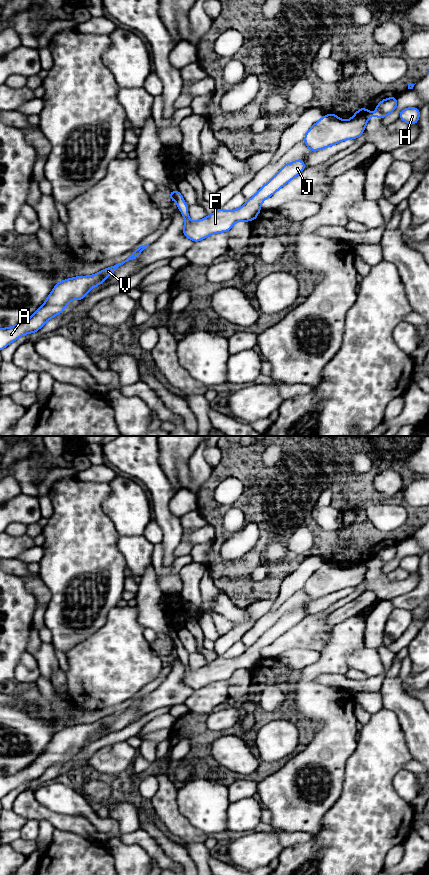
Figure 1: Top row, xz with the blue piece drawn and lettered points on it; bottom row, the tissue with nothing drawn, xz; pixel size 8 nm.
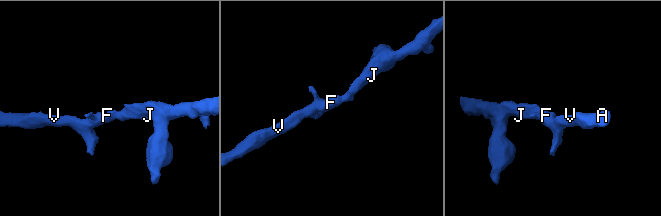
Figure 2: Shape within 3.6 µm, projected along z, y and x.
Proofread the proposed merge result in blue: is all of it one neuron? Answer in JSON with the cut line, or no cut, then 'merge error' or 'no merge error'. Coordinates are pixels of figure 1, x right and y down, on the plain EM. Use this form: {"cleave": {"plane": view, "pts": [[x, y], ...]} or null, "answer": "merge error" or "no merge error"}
{"cleave": null, "answer": "no merge error"}

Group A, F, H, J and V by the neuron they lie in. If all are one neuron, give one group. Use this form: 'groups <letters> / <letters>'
groups A F H J V

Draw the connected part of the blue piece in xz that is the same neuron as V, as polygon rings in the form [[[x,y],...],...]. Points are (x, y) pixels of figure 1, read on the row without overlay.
[[[140,694],[136,696],[122,711],[105,716],[91,724],[77,724],[58,729],[47,748],[32,764],[15,774],[0,776],[0,799],[21,784],[38,780],[48,768],[61,762],[71,748],[83,748],[92,736],[102,732],[119,714],[140,704],[146,695]]]

